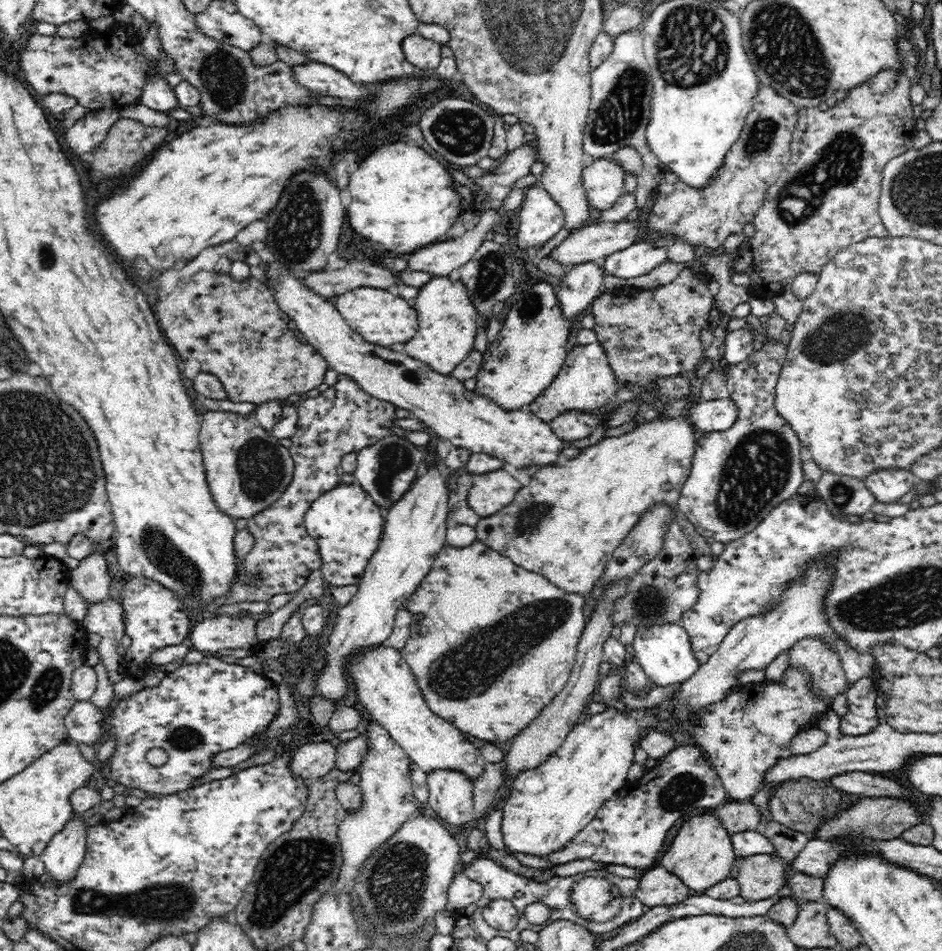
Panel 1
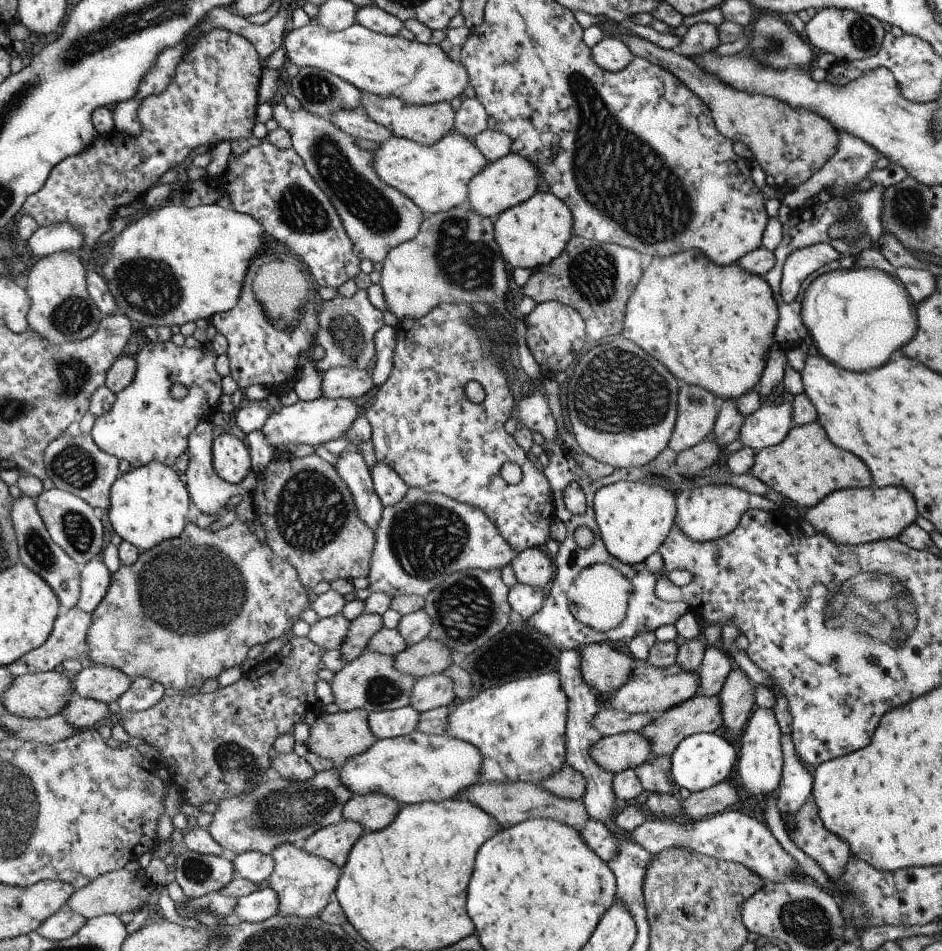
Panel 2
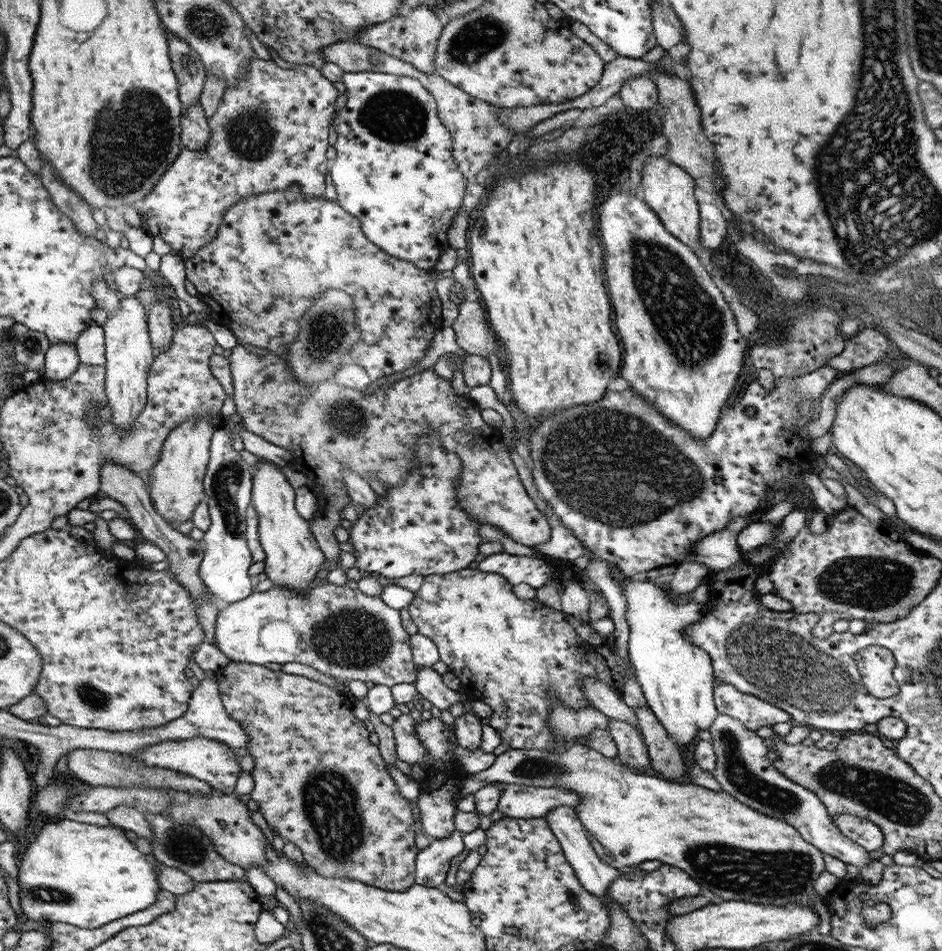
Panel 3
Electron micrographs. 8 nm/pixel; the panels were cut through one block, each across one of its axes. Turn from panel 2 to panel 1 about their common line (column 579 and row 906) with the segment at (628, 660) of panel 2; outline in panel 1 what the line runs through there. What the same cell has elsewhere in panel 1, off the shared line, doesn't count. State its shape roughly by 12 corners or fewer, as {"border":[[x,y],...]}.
{"border":[[662,865],[638,876],[638,900],[652,908],[692,894]]}

